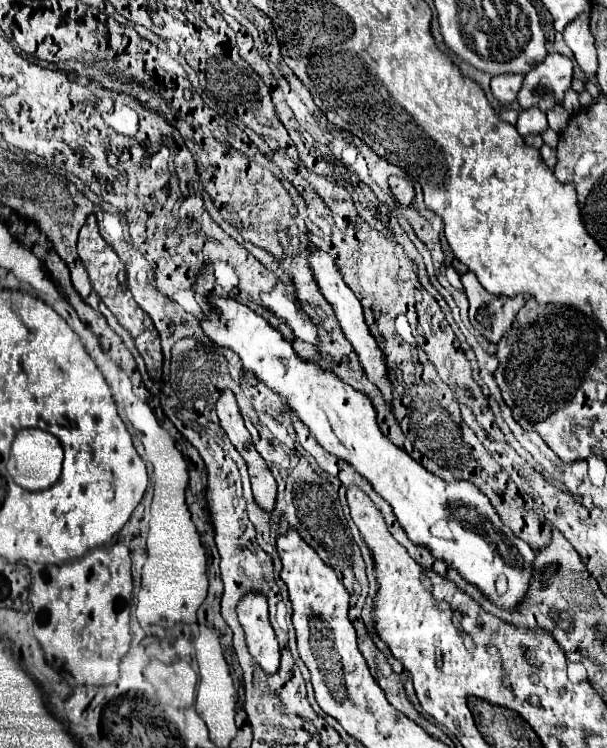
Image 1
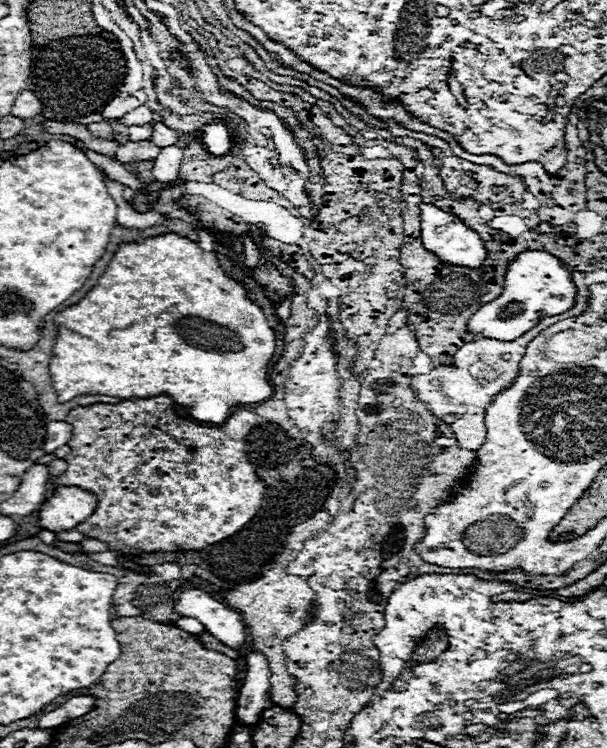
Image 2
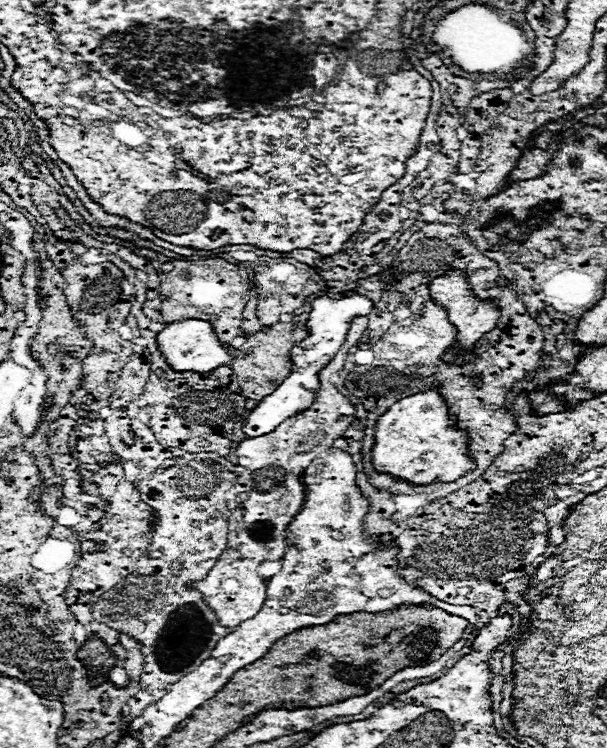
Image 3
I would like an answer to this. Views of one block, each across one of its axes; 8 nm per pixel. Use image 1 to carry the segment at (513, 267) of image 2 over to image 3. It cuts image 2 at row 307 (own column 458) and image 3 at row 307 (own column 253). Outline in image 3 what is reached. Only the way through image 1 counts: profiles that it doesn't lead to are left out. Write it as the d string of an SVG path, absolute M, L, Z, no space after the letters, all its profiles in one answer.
M352 294L352 296L344 296L344 298L328 298L328 296L320 296L316 300L312 300L310 304L310 316L306 322L308 328L308 338L304 338L298 346L294 346L290 350L290 358L292 358L292 372L288 378L284 378L284 382L266 398L262 398L262 402L246 416L246 424L242 426L242 432L250 438L262 436L272 432L276 426L280 426L286 418L294 416L300 410L306 410L312 402L314 402L314 394L318 390L318 372L336 356L336 352L340 350L346 332L350 328L350 322L356 316L368 316L372 310L372 300L368 300L366 296L360 294Z

